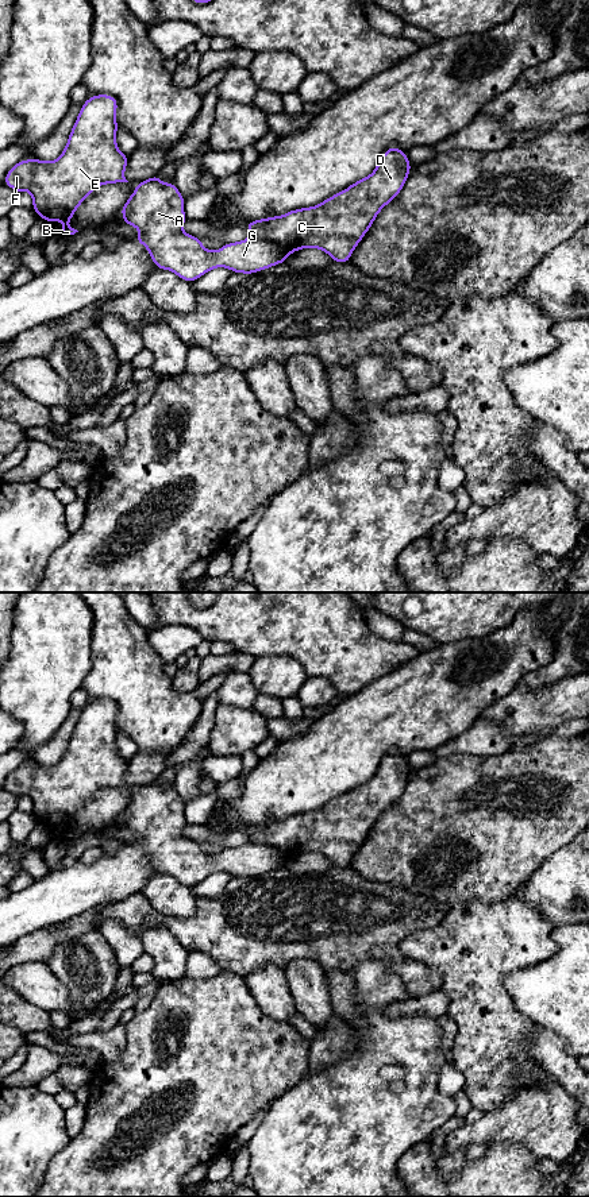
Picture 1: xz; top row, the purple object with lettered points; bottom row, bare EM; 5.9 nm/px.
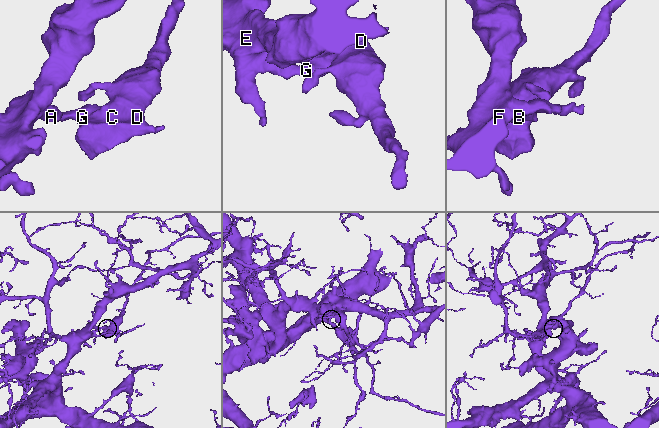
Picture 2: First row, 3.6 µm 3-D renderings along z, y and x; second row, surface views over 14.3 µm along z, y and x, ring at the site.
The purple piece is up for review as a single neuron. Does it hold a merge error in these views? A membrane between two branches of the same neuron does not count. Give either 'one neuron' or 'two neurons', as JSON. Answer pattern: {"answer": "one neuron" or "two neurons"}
{"answer": "two neurons"}

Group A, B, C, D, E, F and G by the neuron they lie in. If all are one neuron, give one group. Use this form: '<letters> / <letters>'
A B E F G / C D

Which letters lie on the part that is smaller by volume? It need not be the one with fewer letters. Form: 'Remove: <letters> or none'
Remove: C, D

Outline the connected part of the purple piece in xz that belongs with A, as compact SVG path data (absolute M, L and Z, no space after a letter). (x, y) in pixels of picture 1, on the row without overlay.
M155 779L139 787L120 812L122 827L140 835L134 845L147 853L158 873L173 876L192 888L216 872L254 879L286 866L289 857L284 852L257 843L207 854L199 842L182 835L186 826L184 808L185 803L174 788L165 788Z

